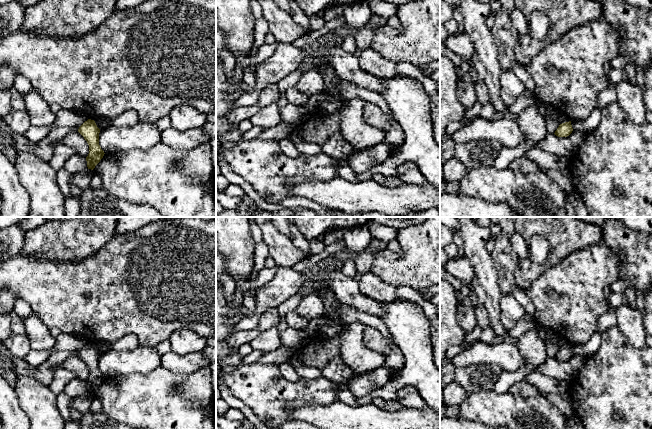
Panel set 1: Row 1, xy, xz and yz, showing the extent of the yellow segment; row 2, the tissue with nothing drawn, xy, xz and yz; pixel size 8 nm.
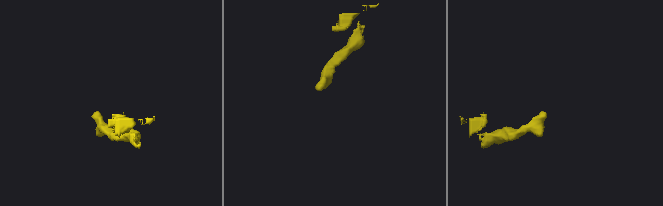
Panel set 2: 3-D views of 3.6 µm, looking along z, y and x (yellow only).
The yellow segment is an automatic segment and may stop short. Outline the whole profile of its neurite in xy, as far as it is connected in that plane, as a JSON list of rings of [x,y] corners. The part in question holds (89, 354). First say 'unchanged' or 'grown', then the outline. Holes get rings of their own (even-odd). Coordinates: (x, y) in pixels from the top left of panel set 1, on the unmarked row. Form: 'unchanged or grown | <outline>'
unchanged | [[[88,343],[78,353],[89,369],[89,378],[86,381],[88,393],[93,394],[104,380],[104,375],[99,369],[100,353],[94,344]]]

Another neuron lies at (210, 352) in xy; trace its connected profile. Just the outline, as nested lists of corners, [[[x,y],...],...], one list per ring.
[[[206,346],[202,350],[202,353],[207,357],[210,364],[216,362],[216,346],[215,347]]]

